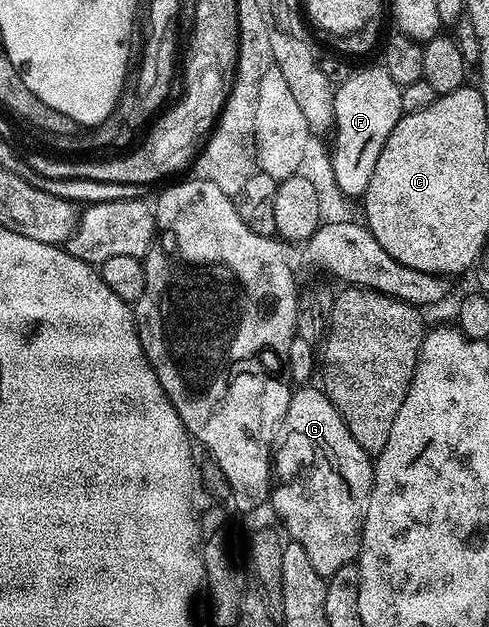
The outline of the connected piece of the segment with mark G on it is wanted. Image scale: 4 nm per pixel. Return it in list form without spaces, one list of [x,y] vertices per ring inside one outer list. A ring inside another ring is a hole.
[[[299,387],[292,392],[289,407],[279,422],[277,440],[273,445],[274,485],[269,505],[275,508],[278,524],[285,533],[287,528],[286,536],[305,547],[309,563],[313,563],[314,569],[326,579],[341,571],[341,567],[352,564],[363,546],[363,520],[371,494],[373,457],[359,446],[353,435],[349,435],[349,427],[345,427],[341,415],[322,388],[307,388]]]

